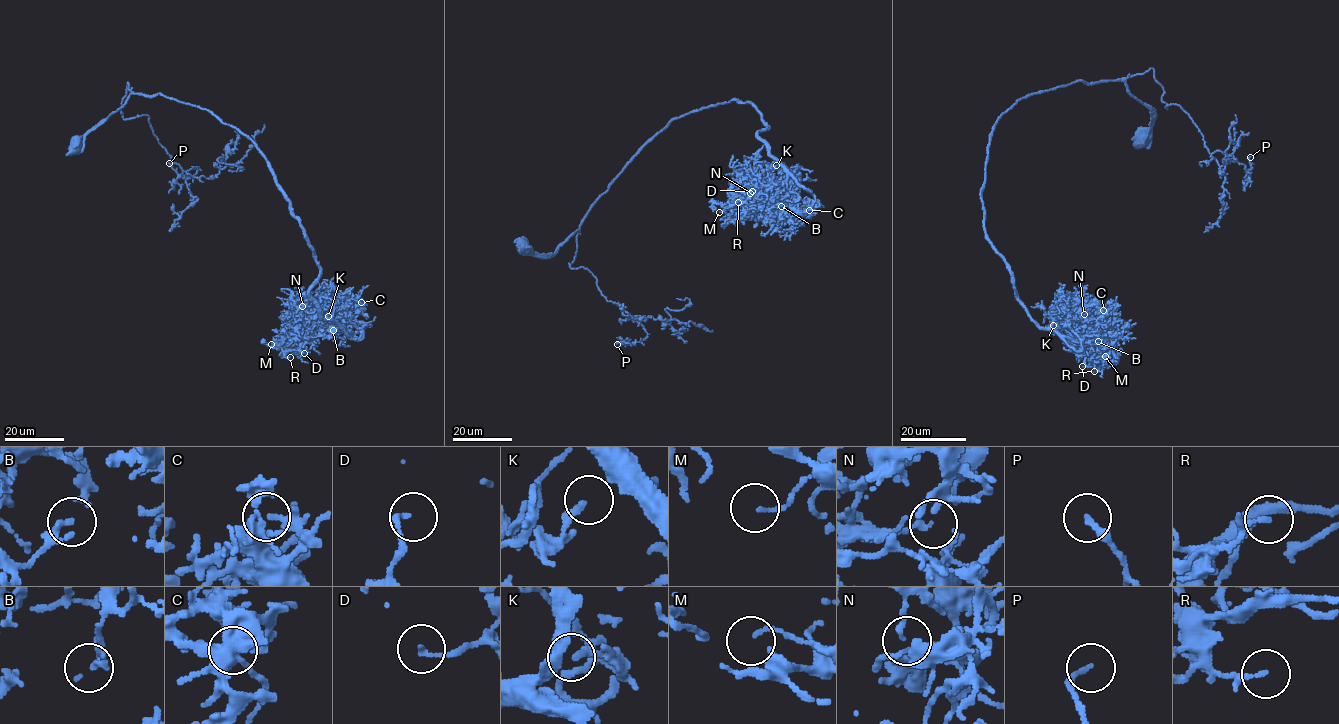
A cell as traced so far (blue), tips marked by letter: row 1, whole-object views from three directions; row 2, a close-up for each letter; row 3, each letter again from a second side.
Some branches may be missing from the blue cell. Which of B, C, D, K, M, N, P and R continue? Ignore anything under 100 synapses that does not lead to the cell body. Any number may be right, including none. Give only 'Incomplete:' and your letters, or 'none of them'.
Incomplete: B

